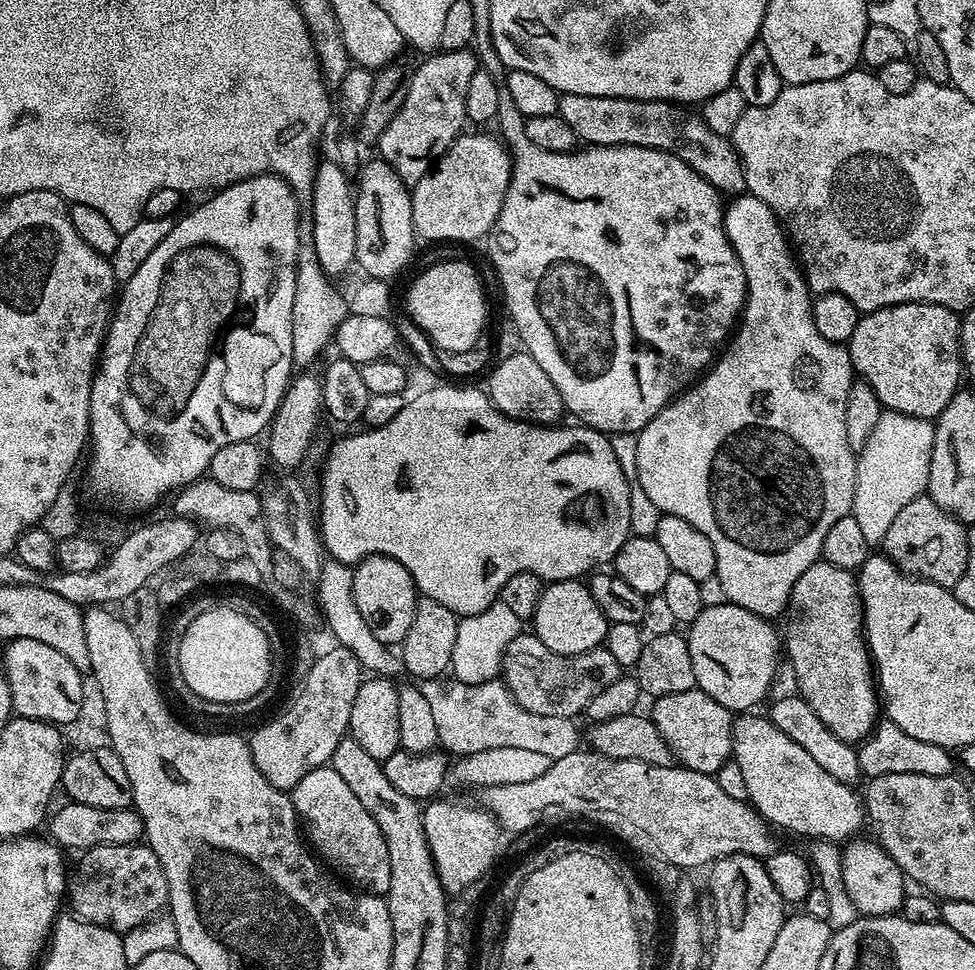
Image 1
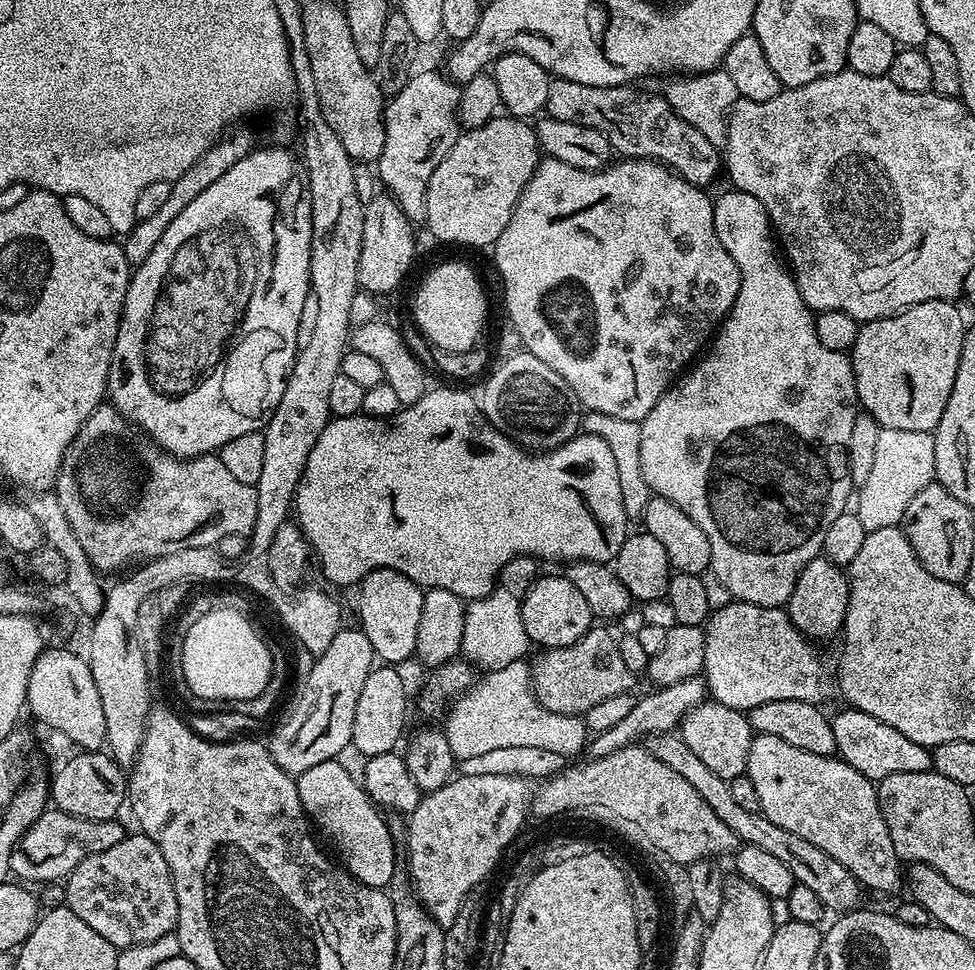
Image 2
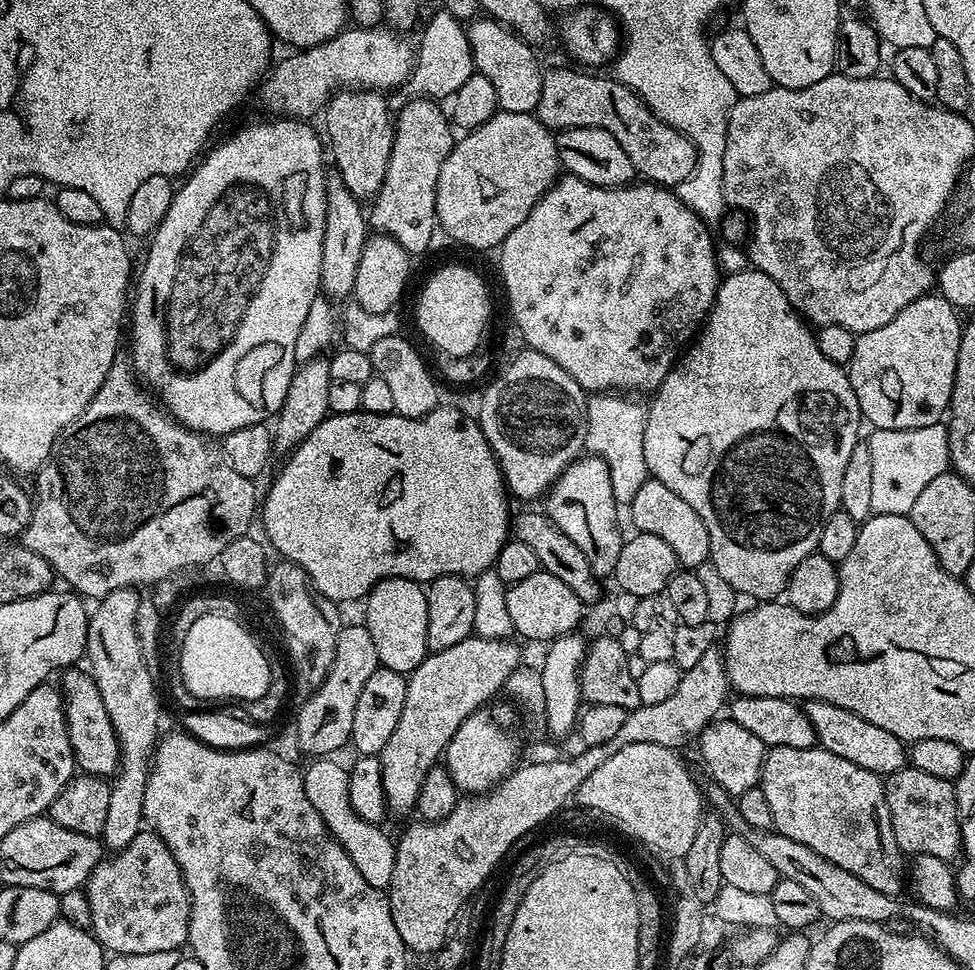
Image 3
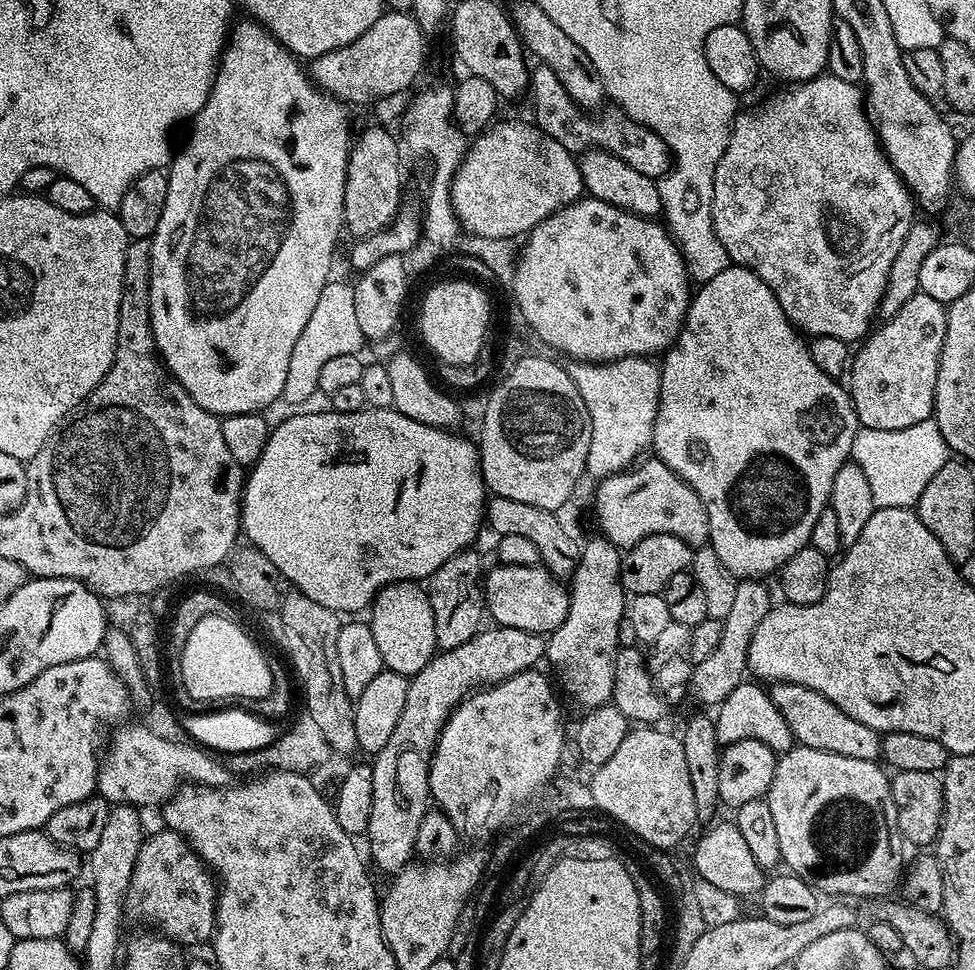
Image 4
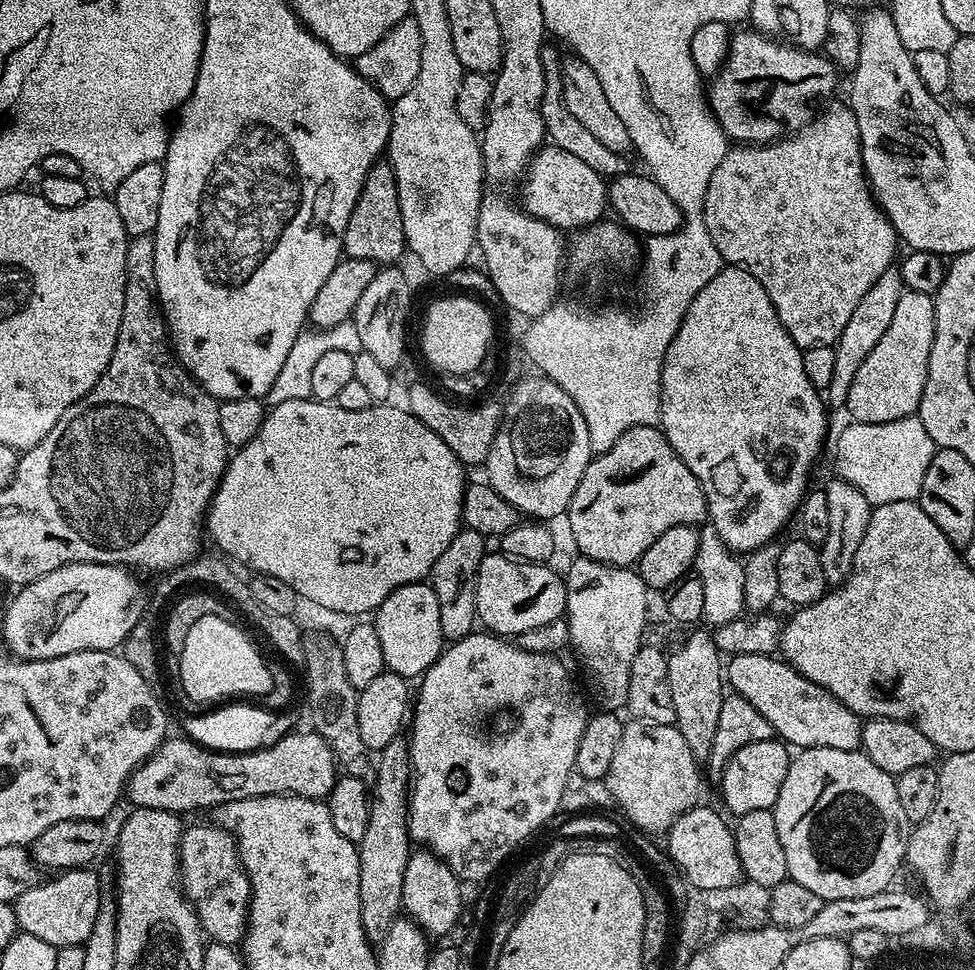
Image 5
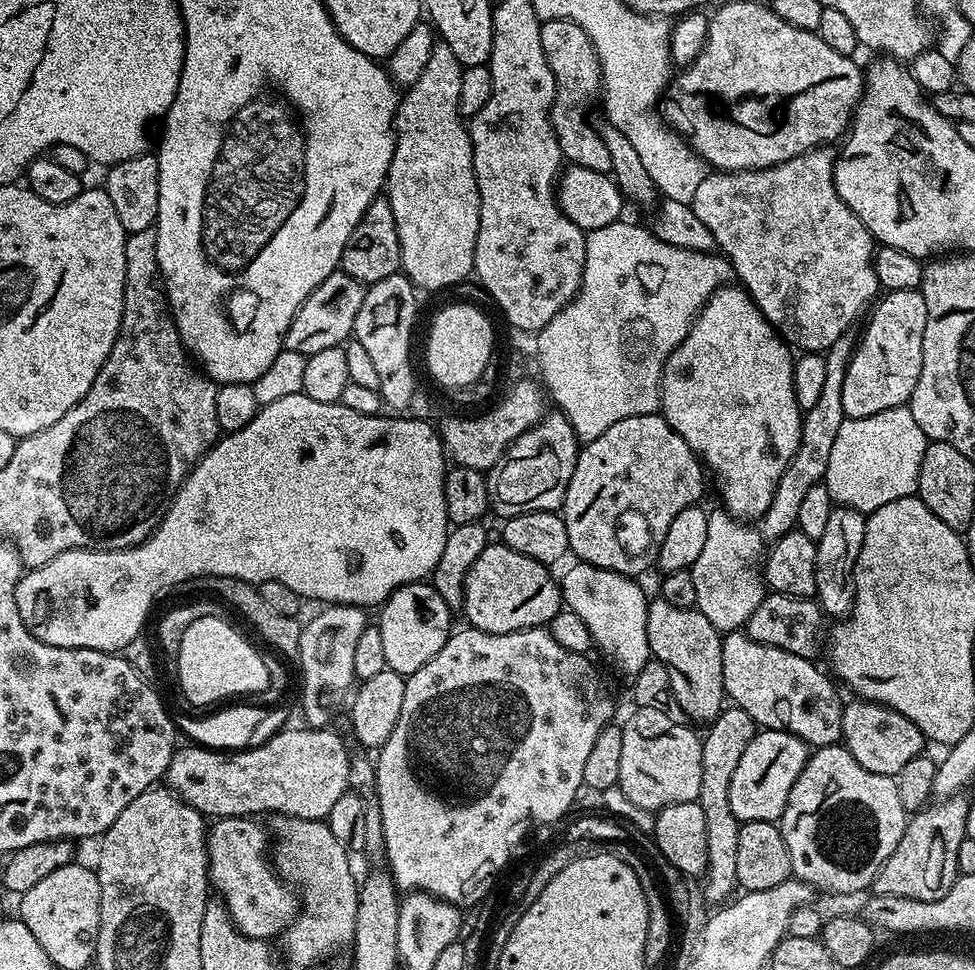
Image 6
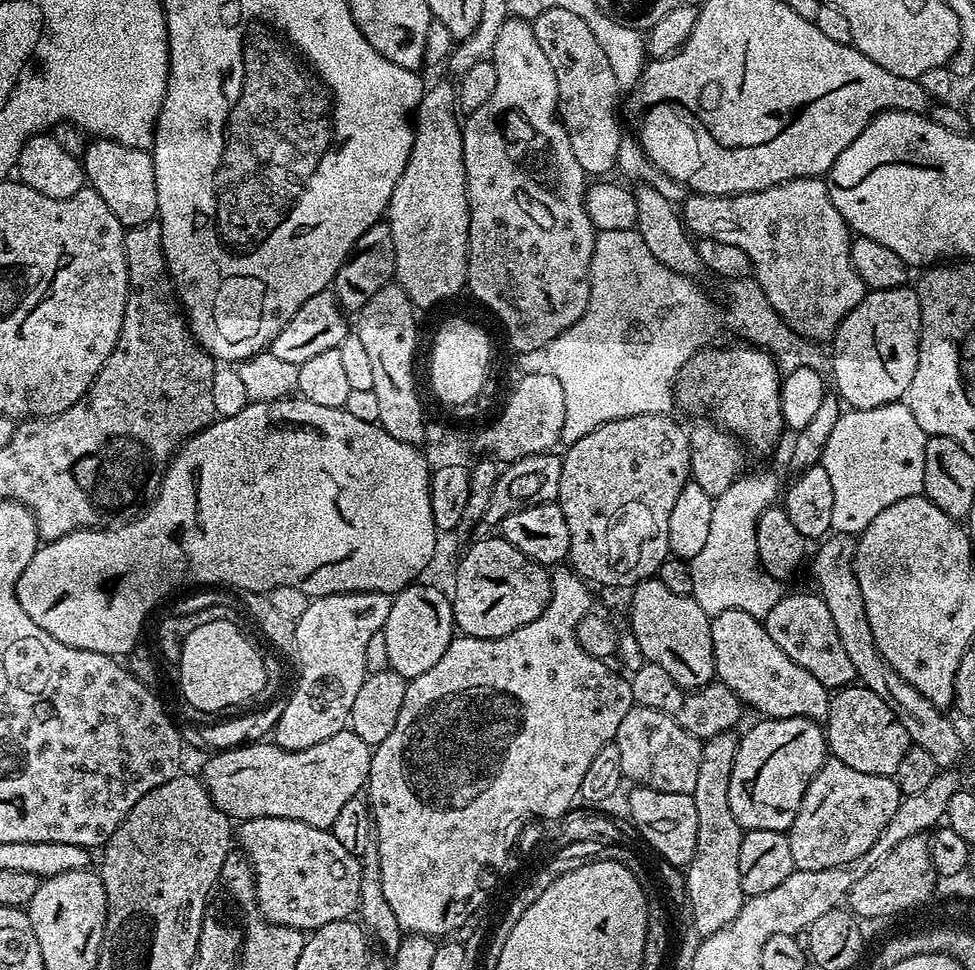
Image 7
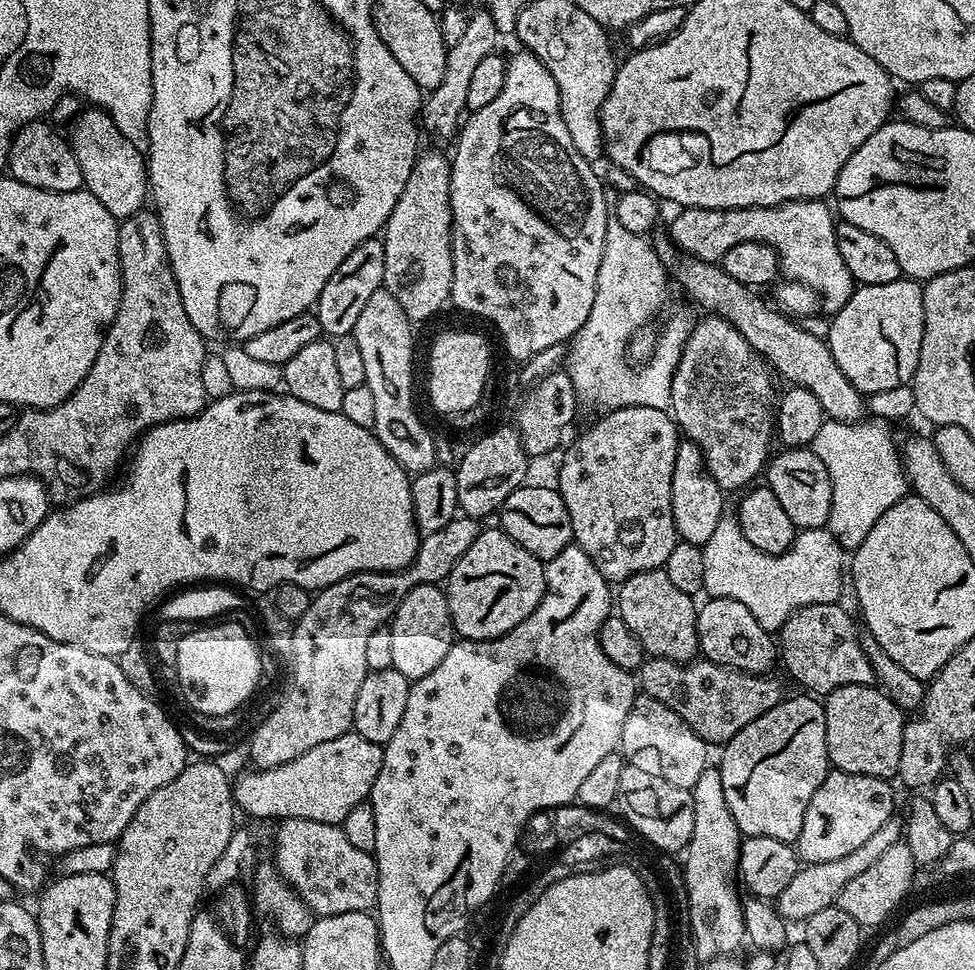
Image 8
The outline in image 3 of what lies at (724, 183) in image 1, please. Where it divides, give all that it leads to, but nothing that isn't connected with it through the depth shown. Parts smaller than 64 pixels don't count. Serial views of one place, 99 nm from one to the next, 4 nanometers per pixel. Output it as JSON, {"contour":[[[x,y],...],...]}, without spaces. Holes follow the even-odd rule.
{"contour":[[[552,68],[543,73],[540,77],[540,97],[534,106],[534,115],[542,121],[547,128],[559,130],[561,128],[577,128],[578,126],[594,126],[602,130],[610,130],[614,138],[622,145],[622,150],[626,150],[626,158],[634,162],[637,173],[645,181],[662,184],[665,188],[675,189],[677,184],[692,177],[692,171],[696,169],[696,147],[686,134],[674,130],[662,118],[658,118],[644,104],[643,98],[631,92],[625,84],[621,84],[615,78],[607,80],[604,76],[587,76],[587,71],[572,68]]]}

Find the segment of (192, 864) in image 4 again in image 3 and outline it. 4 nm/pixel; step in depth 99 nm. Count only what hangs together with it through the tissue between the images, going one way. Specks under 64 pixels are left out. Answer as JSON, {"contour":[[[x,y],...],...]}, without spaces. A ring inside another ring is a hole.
{"contour":[[[142,830],[130,842],[130,846],[119,849],[116,856],[105,858],[88,876],[88,883],[83,891],[90,904],[90,931],[99,944],[104,945],[109,953],[154,954],[158,950],[180,950],[188,943],[190,930],[190,910],[192,899],[188,897],[188,888],[184,885],[182,870],[170,852],[170,846],[151,830]]]}

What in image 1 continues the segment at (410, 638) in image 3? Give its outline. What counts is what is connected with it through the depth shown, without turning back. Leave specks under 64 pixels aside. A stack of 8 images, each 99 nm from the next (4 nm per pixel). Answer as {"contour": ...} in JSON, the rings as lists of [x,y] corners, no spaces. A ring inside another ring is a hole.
{"contour":[[[367,556],[352,568],[352,585],[354,602],[358,602],[358,610],[362,618],[366,618],[366,626],[370,626],[374,638],[389,646],[403,645],[414,620],[418,601],[410,570],[389,556]]]}

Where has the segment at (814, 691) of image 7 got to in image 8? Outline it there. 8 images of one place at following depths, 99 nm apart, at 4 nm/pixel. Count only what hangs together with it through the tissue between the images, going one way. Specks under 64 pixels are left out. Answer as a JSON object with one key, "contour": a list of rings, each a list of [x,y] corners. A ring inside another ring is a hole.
{"contour":[[[708,598],[696,610],[698,622],[699,655],[703,659],[721,664],[727,668],[737,668],[739,672],[764,674],[772,663],[778,660],[778,644],[773,633],[767,632],[742,606],[742,602],[734,602],[734,598]]]}

